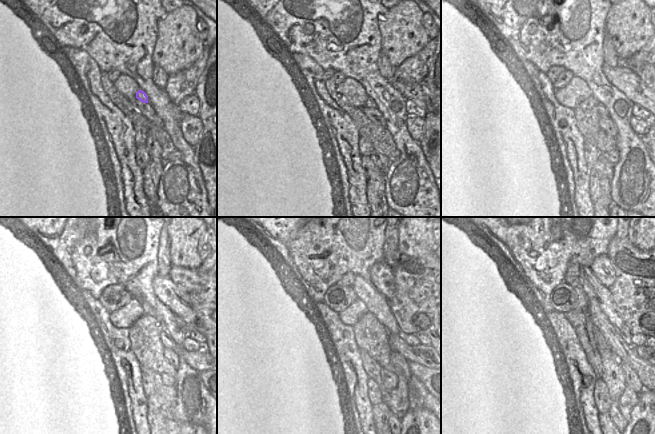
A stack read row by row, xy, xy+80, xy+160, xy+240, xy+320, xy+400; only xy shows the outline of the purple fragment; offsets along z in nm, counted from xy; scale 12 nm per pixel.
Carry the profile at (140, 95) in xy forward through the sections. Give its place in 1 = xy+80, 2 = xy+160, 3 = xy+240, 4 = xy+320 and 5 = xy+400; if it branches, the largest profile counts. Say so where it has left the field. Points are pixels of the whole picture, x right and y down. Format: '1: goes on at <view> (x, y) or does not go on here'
1: goes on at xy+80 (370, 103)
2: goes on at xy+160 (602, 109)
3: goes on at xy+240 (196, 359)
4: goes on at xy+320 (420, 354)
5: goes on at xy+400 (644, 352)

